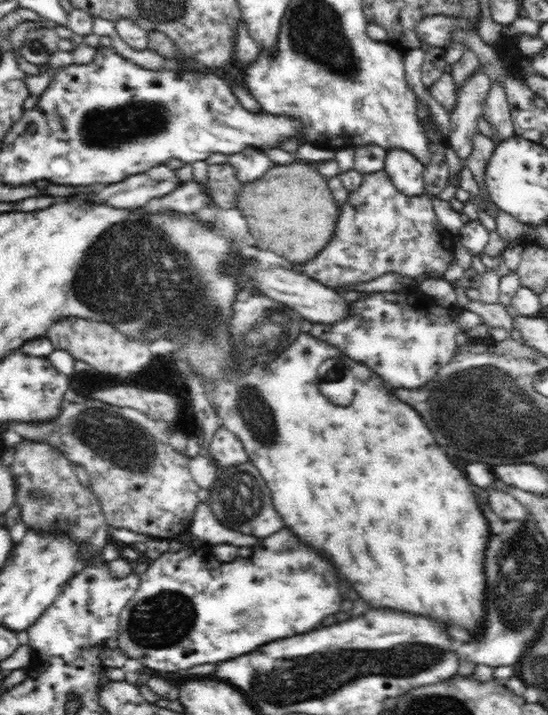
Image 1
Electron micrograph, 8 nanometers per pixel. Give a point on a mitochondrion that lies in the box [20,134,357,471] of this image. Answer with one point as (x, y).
(132, 274)

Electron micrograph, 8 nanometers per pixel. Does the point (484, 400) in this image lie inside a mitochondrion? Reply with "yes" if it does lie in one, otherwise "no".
yes

